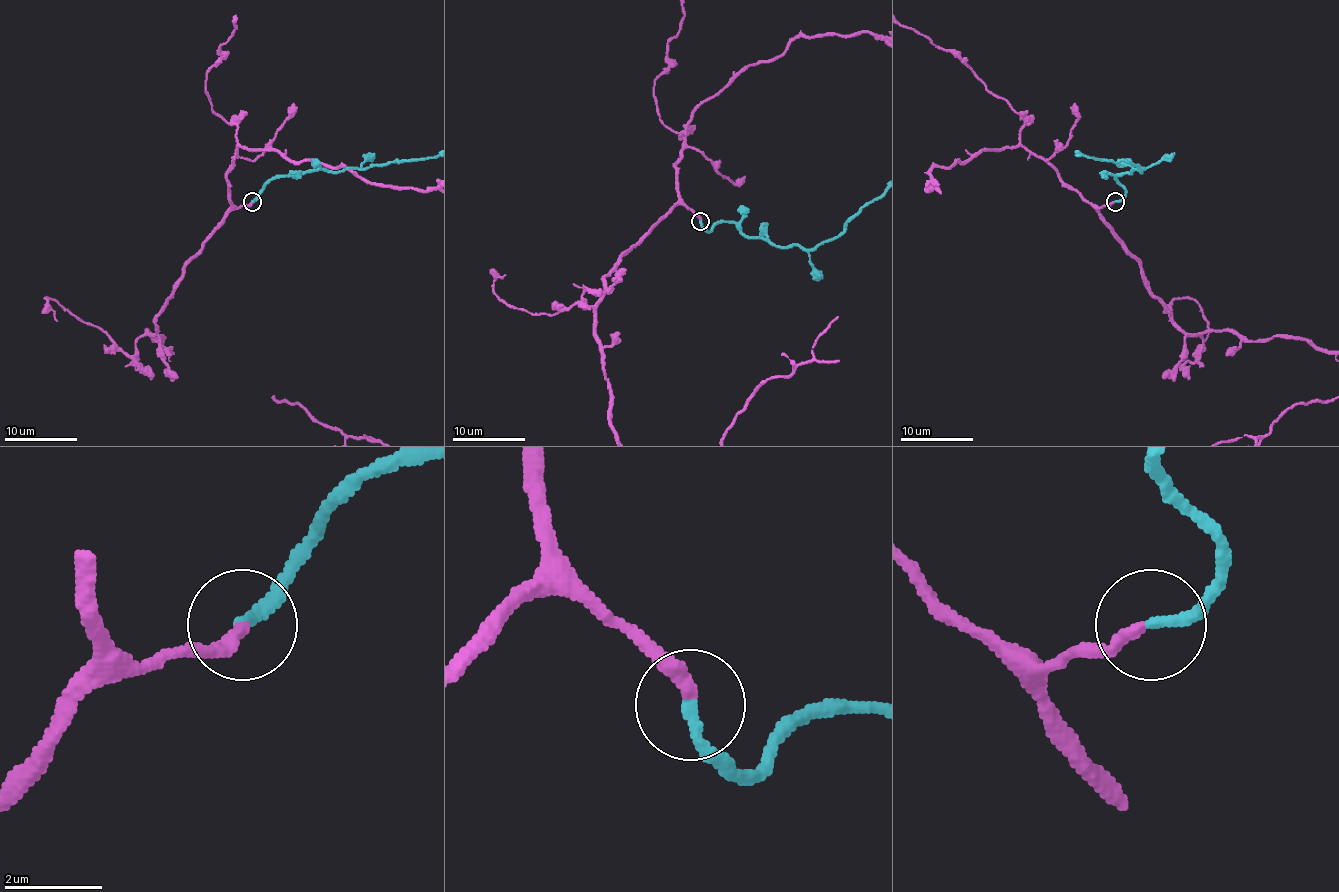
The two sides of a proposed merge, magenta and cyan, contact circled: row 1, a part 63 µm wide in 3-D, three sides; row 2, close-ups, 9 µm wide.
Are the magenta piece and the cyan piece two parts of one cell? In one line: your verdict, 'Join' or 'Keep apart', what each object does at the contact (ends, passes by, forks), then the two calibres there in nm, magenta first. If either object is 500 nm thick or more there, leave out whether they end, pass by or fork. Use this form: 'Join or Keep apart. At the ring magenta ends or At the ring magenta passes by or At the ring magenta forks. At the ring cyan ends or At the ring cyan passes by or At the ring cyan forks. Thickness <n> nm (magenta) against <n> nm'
Join. At the ring magenta ends. At the ring cyan ends. Thickness 260 nm (magenta) against 240 nm

